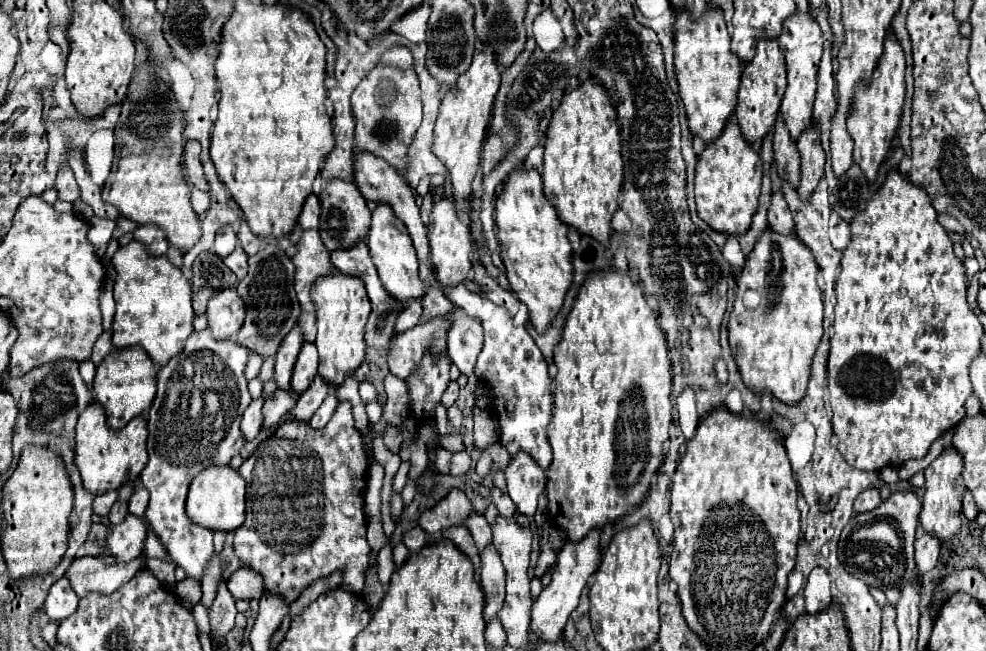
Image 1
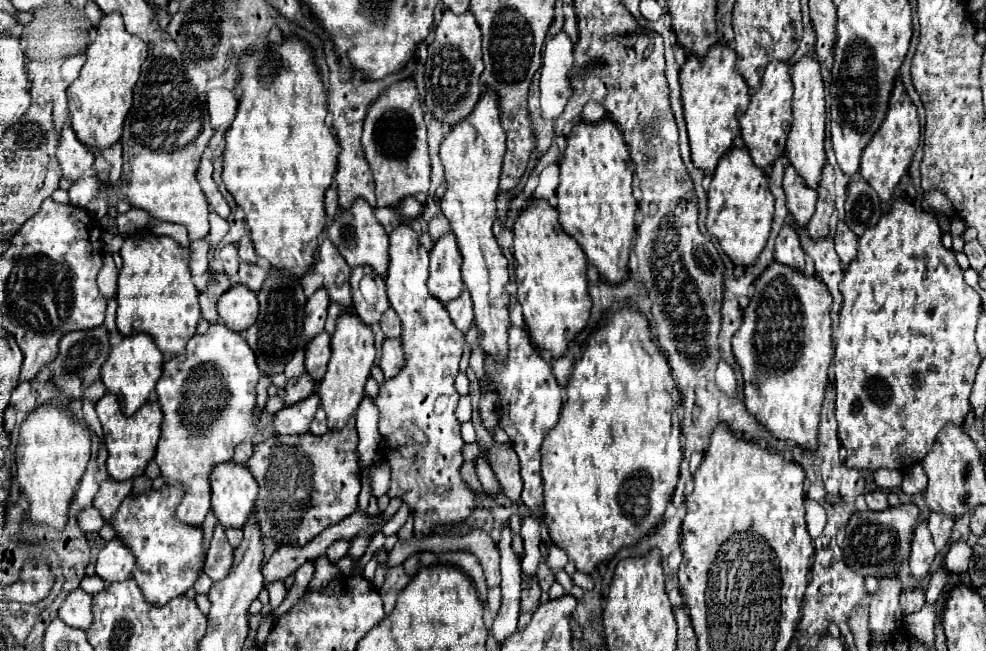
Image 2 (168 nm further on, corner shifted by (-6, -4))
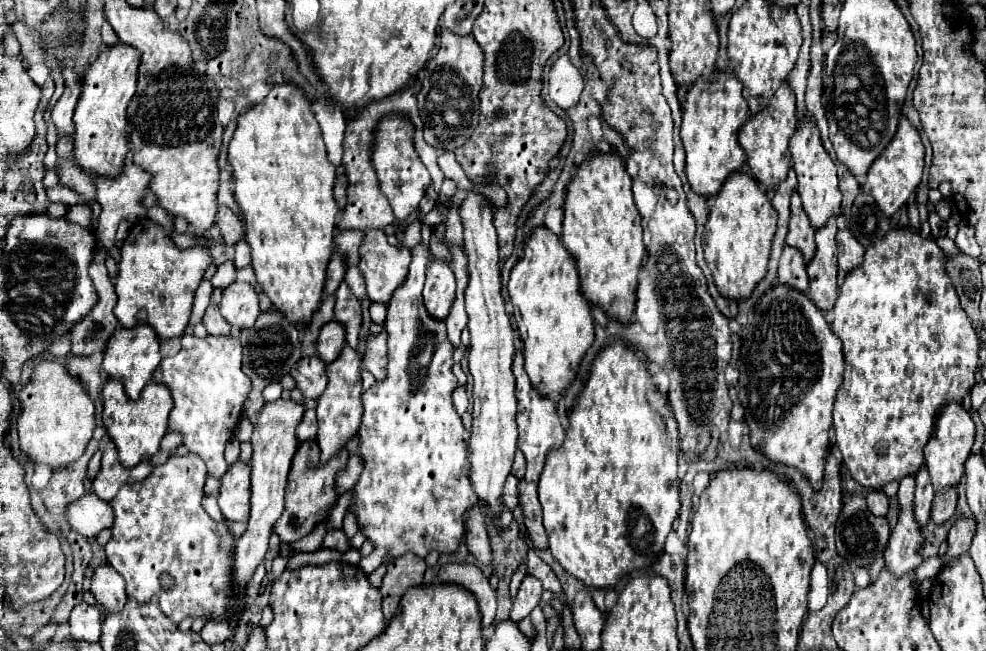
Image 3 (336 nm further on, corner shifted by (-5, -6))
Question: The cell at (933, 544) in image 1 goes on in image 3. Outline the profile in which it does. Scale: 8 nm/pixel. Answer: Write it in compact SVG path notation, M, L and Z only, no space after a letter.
M949 488L945 492L937 492L933 498L933 508L931 508L931 520L935 524L947 522L955 514L957 506L957 490Z

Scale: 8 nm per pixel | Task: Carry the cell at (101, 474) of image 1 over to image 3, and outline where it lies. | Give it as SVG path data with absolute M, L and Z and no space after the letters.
M107 380L107 384L103 386L103 406L103 422L119 450L119 460L123 462L123 466L133 468L141 460L149 460L159 450L161 438L167 432L169 412L173 408L173 398L165 384L151 380L143 388L141 396L137 400L131 400L119 380Z

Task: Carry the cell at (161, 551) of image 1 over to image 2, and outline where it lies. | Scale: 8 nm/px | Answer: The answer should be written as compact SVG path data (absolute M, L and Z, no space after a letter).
M174 486L148 490L140 498L128 496L120 506L120 514L110 522L116 528L116 536L126 540L136 556L136 568L132 570L132 576L142 586L146 600L156 604L166 604L168 600L182 596L188 588L192 588L206 556L202 530L188 528L186 524L174 520L180 492L182 488Z

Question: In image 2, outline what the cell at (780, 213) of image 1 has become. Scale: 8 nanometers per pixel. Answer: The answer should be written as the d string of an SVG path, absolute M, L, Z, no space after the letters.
M790 224L782 226L774 250L776 250L776 262L784 262L798 270L804 268L804 250L800 246L800 236Z

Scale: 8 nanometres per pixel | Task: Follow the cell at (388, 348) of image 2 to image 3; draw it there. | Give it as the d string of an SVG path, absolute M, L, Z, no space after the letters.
M381 330L379 334L369 334L367 338L367 348L363 350L363 368L369 370L375 380L383 380L387 370L387 334Z

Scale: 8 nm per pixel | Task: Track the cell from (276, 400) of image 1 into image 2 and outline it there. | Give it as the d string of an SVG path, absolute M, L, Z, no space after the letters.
M302 374L298 378L292 378L286 382L284 386L284 392L286 392L286 398L284 398L284 406L292 406L308 396L314 394L314 386L316 382L308 376L308 374Z

